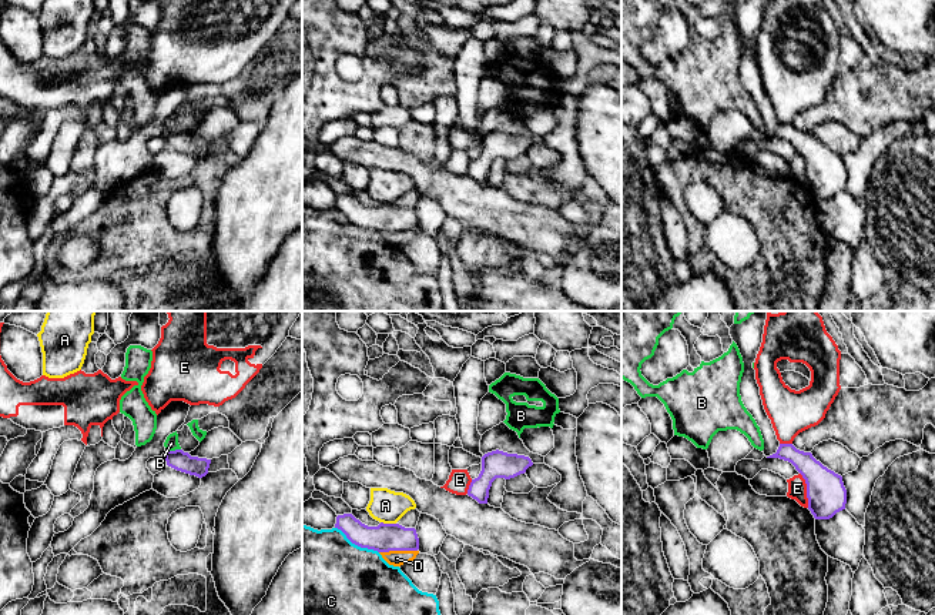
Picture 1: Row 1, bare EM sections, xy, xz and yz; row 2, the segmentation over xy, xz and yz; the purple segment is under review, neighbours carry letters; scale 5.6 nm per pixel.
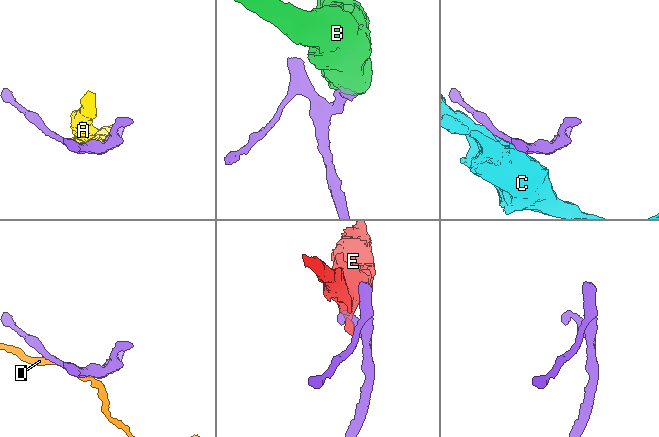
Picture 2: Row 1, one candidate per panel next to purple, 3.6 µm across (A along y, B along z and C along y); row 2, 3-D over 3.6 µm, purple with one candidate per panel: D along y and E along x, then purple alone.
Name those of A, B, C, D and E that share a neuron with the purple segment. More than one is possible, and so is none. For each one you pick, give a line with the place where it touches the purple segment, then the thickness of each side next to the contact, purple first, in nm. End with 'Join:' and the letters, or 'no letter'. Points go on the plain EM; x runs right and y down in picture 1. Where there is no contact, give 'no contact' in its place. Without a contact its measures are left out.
Join: no letter

